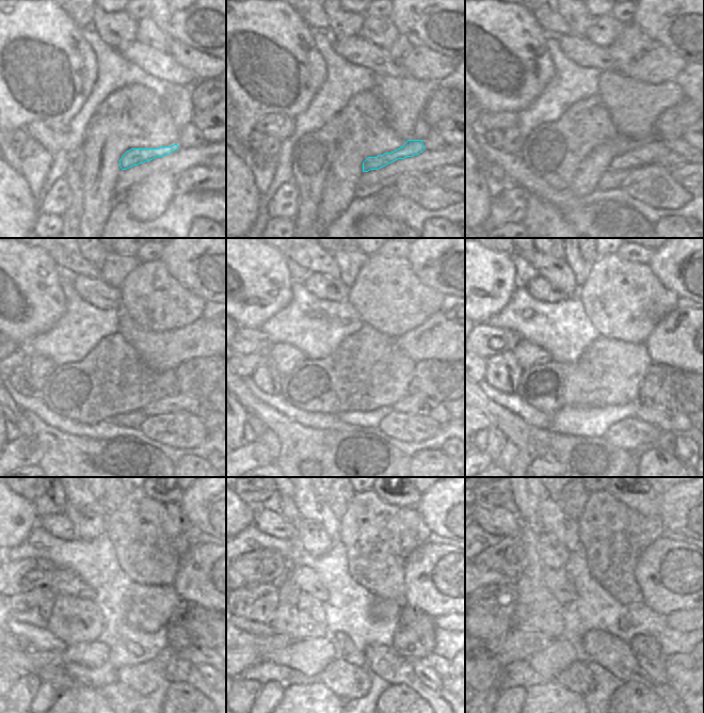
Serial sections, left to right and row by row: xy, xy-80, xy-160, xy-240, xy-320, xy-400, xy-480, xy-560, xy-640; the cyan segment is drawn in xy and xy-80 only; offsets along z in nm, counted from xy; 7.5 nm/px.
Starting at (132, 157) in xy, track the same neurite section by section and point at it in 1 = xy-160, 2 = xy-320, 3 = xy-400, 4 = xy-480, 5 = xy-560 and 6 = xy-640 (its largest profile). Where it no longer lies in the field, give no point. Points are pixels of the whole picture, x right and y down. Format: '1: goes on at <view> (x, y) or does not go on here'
1: goes on at xy-160 (653, 149)
2: goes on at xy-320 (411, 405)
3: goes on at xy-400 (667, 421)
4: goes on at xy-480 (195, 660)
5: goes on at xy-560 (440, 664)
6: goes on at xy-640 (682, 661)

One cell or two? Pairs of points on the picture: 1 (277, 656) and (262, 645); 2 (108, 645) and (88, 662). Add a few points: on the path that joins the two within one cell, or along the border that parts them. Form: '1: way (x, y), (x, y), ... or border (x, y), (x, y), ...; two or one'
1: border (294, 640), (270, 652), (266, 660); two
2: border (77, 638), (96, 639), (96, 654), (105, 662); two

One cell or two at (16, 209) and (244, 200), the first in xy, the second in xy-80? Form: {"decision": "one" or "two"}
{"decision": "one"}

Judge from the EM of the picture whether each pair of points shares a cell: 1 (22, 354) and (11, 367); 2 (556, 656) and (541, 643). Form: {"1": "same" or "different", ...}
{"1": "same", "2": "different"}

